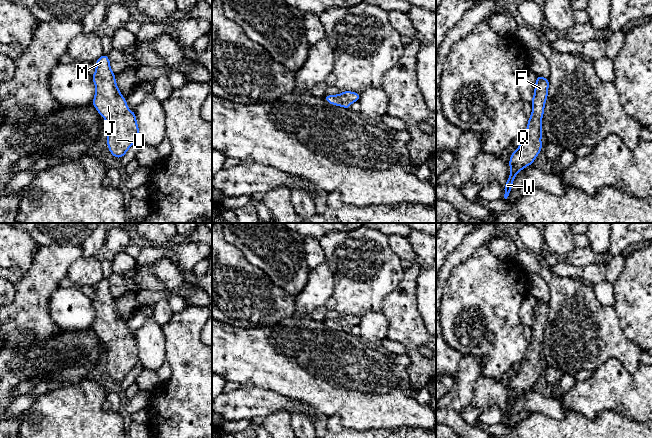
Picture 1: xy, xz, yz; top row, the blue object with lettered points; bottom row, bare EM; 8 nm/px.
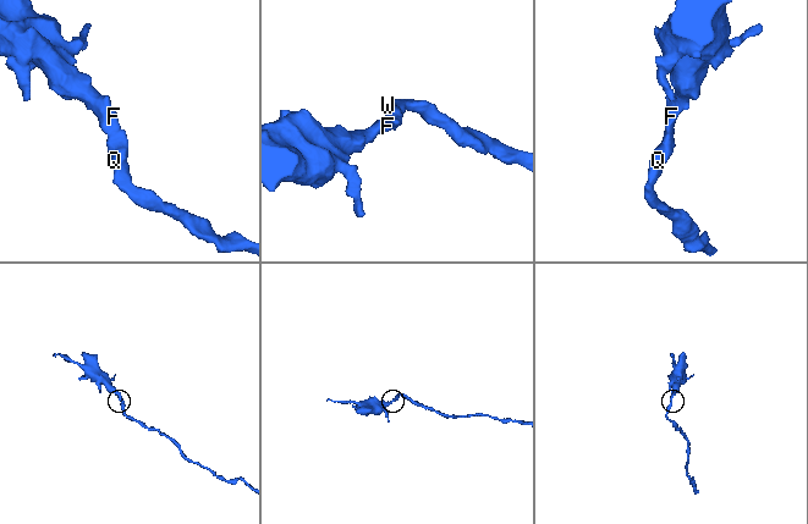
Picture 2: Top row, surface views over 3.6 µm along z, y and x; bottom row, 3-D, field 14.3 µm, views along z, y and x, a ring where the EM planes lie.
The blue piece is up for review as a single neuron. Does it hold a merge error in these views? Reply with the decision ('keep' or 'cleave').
keep

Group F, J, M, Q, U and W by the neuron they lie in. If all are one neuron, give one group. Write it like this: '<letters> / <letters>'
F J M Q U W

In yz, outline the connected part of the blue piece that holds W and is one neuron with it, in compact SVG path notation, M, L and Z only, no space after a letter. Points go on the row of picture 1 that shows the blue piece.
M537 75L534 96L531 101L532 115L529 117L526 132L520 139L520 146L510 156L510 176L504 186L504 198L509 196L516 174L532 165L542 149L541 136L544 106L548 96L549 79Z

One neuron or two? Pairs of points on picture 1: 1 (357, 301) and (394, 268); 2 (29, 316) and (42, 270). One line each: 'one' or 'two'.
1: one
2: one

